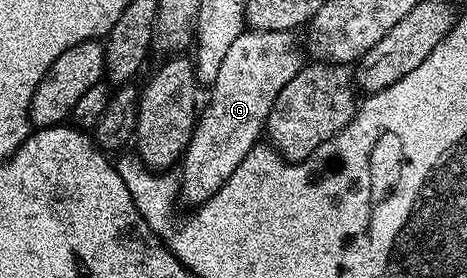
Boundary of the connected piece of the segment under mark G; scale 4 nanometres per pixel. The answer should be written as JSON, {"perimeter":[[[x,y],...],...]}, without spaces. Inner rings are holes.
{"perimeter":[[[245,29],[243,34],[230,44],[222,64],[218,64],[218,76],[210,84],[212,95],[208,98],[208,107],[203,107],[196,123],[196,130],[192,133],[190,144],[184,149],[184,157],[179,163],[178,194],[181,199],[189,202],[189,207],[201,206],[242,164],[242,160],[261,141],[268,125],[270,108],[274,108],[274,100],[278,100],[278,92],[294,80],[294,76],[305,65],[306,58],[302,53],[302,46],[296,43],[297,35],[290,30],[253,30]]]}

